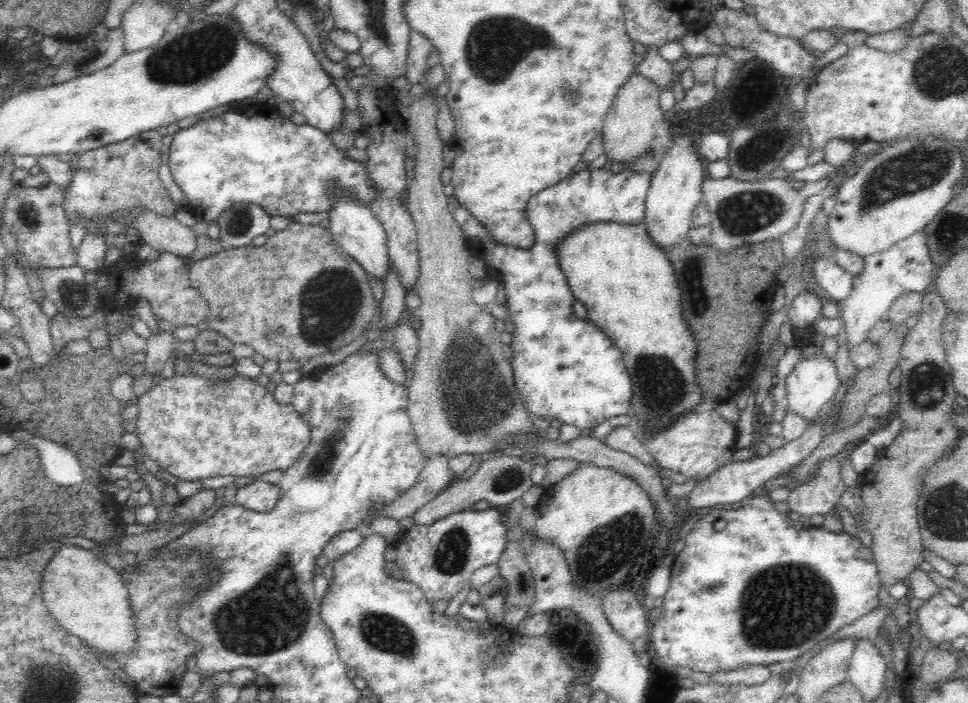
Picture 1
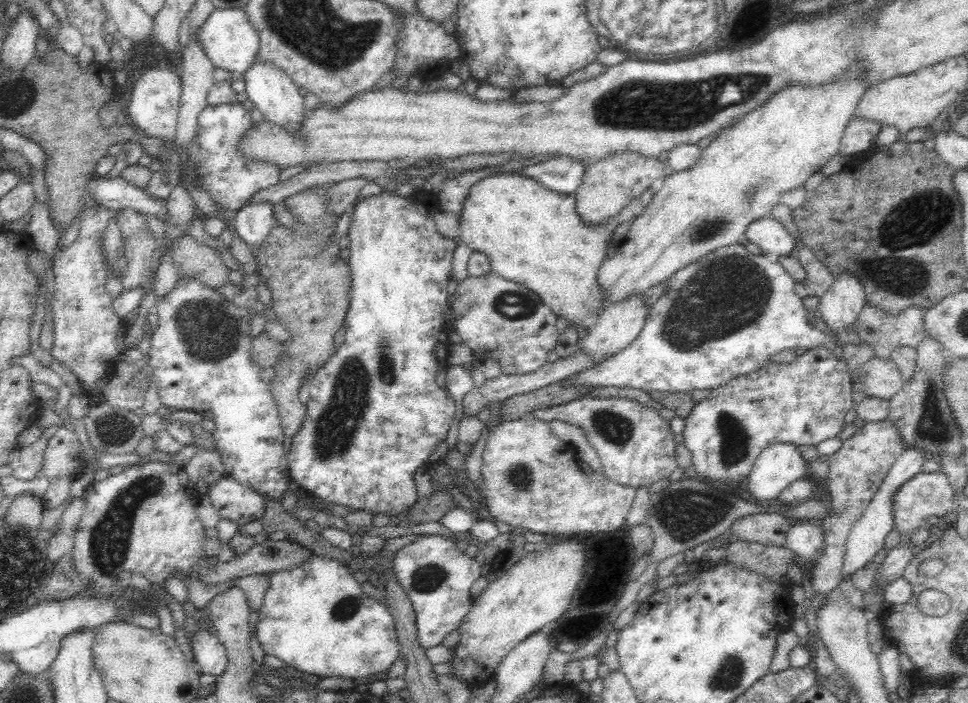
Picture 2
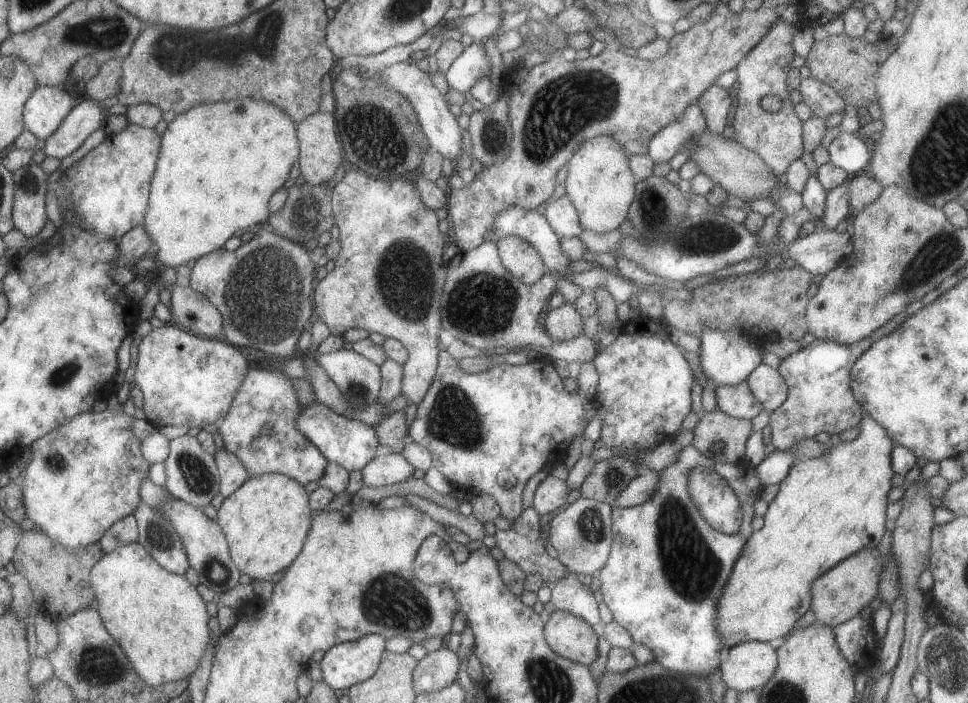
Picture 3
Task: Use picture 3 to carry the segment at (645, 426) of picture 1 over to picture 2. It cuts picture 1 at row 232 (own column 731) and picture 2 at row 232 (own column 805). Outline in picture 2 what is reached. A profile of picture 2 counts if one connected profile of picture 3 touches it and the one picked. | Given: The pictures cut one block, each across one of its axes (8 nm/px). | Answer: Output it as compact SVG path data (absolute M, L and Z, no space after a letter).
M490 173L471 184L466 200L462 202L457 242L469 246L472 253L480 252L486 255L490 262L491 272L529 288L538 294L541 301L547 304L554 314L568 319L570 324L576 324L582 331L582 320L596 311L600 313L607 304L602 298L596 276L606 258L606 252L608 252L606 244L613 230L618 224L634 220L644 213L654 195L655 192L652 189L644 190L618 217L600 227L592 228L586 227L580 221L576 213L575 195L553 192L538 180L522 173Z

